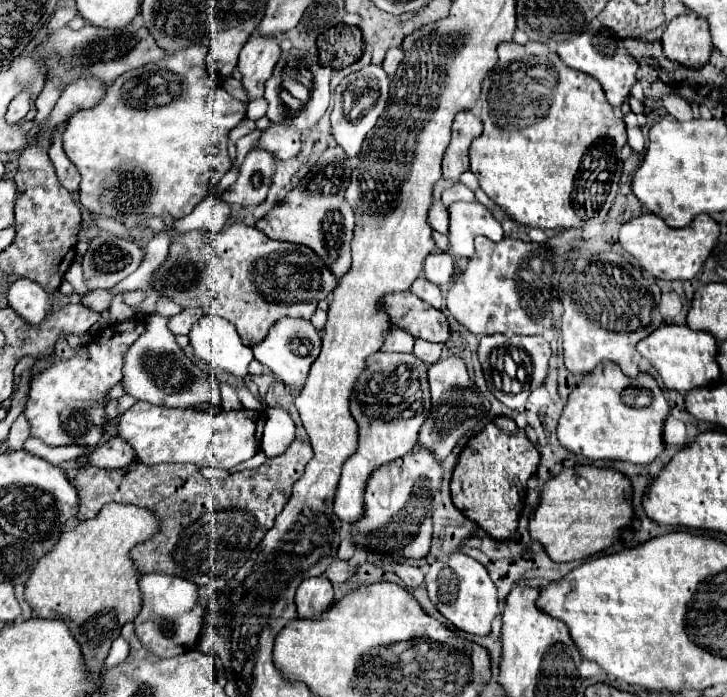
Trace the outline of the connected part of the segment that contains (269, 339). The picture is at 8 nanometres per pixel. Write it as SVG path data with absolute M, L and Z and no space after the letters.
M281 318L271 326L265 340L251 346L251 350L263 366L267 366L279 380L283 380L285 386L299 390L299 388L303 388L303 384L307 380L311 364L319 356L321 338L309 320L305 320L305 318Z

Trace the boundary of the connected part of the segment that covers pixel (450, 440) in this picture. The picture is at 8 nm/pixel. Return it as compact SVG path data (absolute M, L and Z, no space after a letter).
M457 356L431 364L427 374L429 374L429 388L431 388L431 410L419 430L419 440L413 452L423 448L433 450L433 454L437 454L437 460L441 462L455 448L457 440L469 430L473 430L473 426L487 416L489 400L477 390L475 382L467 374L463 360Z

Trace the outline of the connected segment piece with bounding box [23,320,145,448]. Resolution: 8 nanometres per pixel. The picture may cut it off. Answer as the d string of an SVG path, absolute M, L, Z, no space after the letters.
M127 320L127 322L105 326L93 338L93 342L89 346L81 348L75 356L63 358L63 360L53 360L45 370L37 372L31 380L31 392L29 392L25 412L23 412L27 416L27 420L31 422L31 436L39 438L41 442L45 442L47 446L53 446L53 448L55 446L71 446L71 444L97 446L101 436L103 436L105 392L121 382L121 378L123 378L123 374L121 374L123 354L143 332L145 332L145 324L139 320Z

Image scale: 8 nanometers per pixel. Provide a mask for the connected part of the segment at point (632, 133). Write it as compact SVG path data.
M629 112L625 118L623 118L625 126L627 126L627 144L635 150L635 152L643 152L645 150L645 138L643 138L643 132L637 124L637 118L633 112Z

